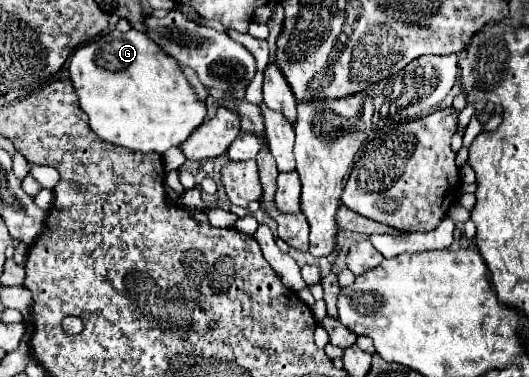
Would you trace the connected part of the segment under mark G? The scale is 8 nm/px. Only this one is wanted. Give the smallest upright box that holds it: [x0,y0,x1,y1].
[68,28,206,154]

